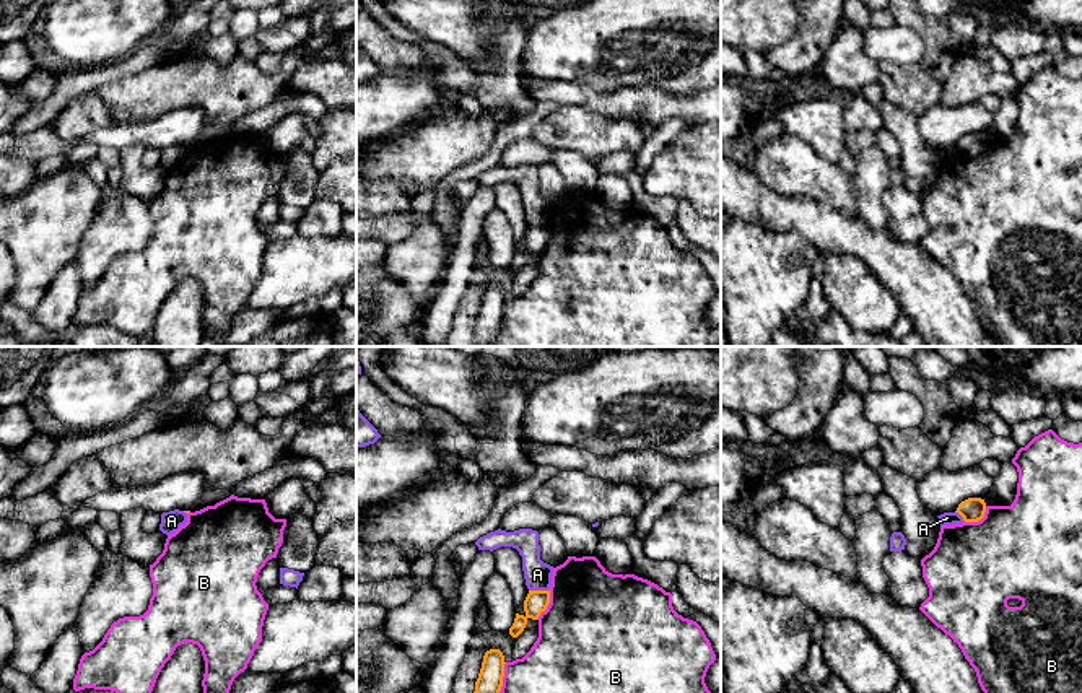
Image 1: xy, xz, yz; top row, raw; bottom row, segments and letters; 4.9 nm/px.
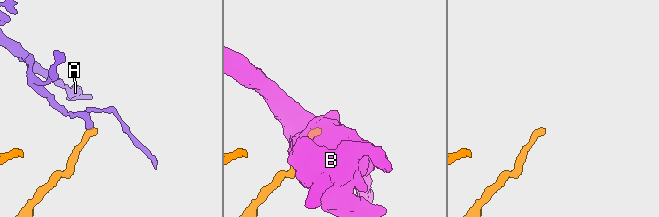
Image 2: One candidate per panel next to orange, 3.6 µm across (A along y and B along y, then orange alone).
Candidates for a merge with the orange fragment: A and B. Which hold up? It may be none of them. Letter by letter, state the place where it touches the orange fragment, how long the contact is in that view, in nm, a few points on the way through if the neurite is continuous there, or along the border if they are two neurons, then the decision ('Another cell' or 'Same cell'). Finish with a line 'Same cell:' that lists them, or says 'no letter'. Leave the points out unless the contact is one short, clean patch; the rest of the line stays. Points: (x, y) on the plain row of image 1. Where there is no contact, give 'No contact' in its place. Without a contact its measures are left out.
A: Touches orange at xz (539, 226). Shared border 100 nm. Boundary: xz (529, 225), (549, 226). Another cell
B: Touches orange at xz (501, 318). Shared border 200 nm. Another cell
Same cell: no letter

